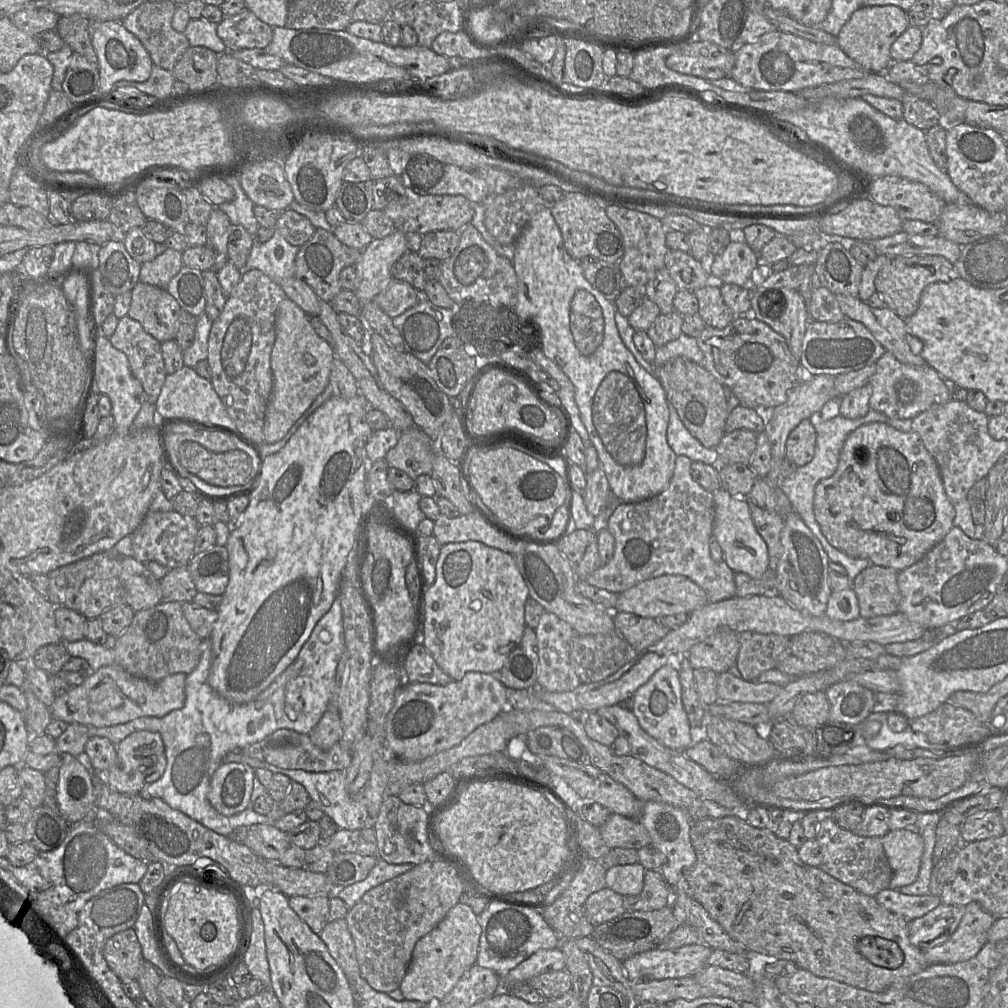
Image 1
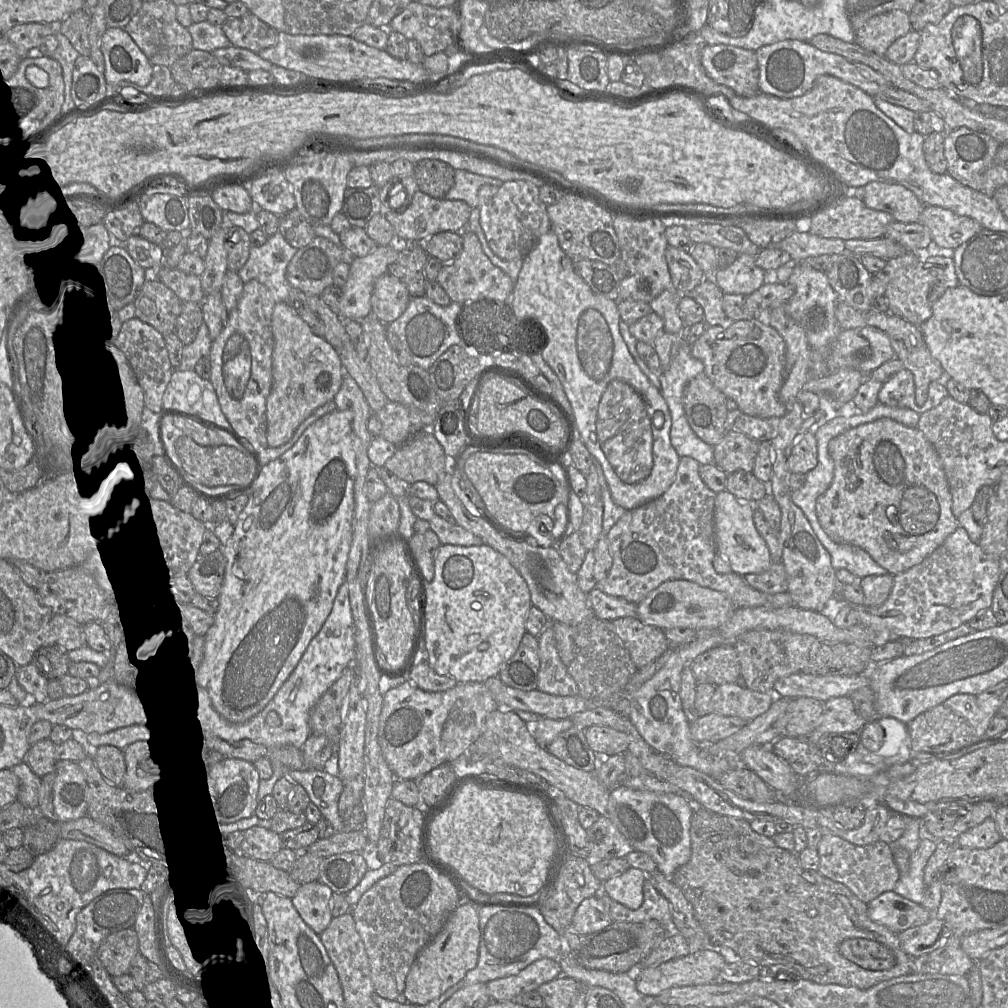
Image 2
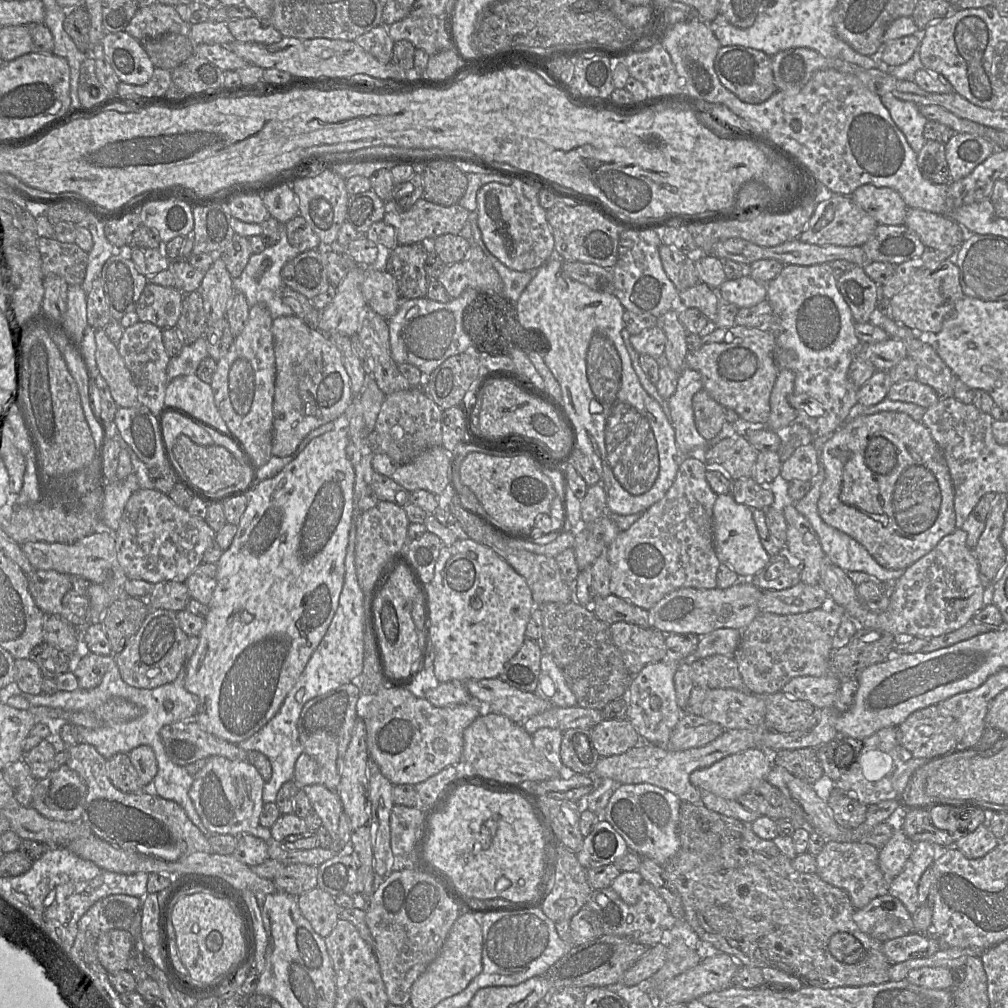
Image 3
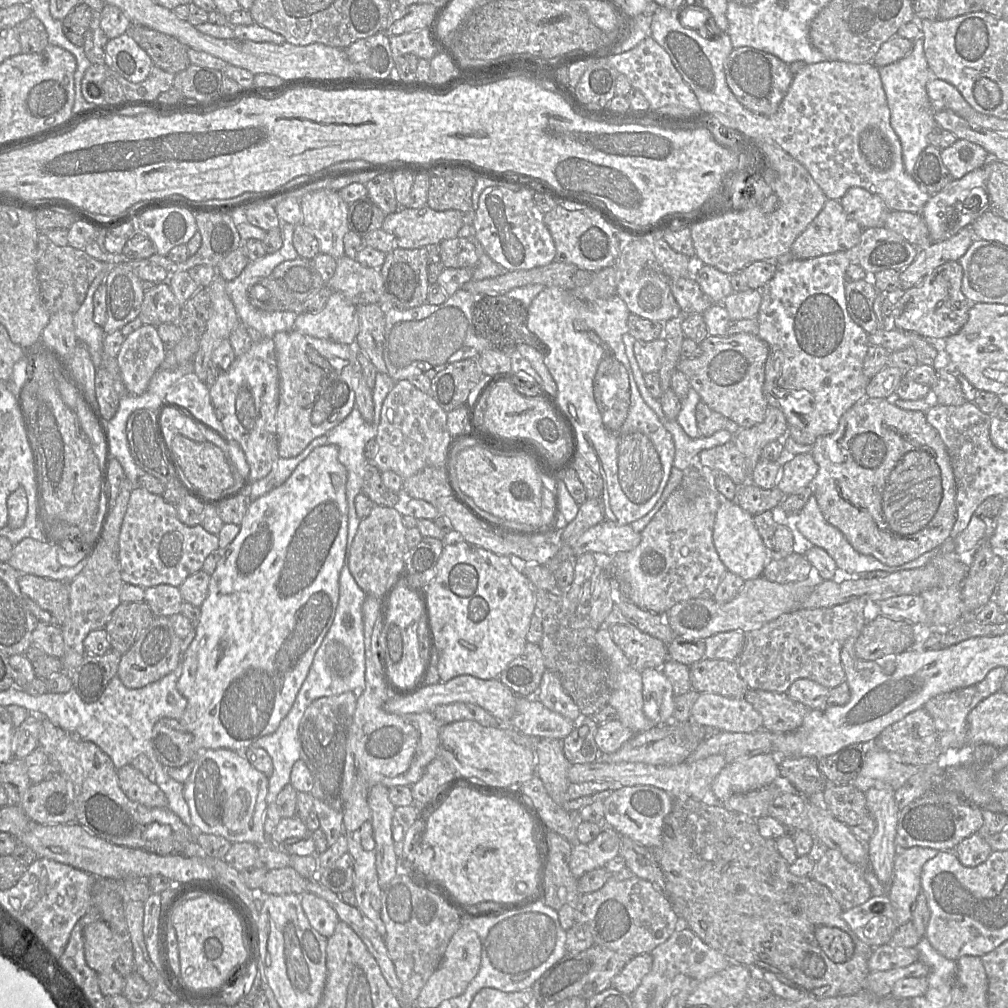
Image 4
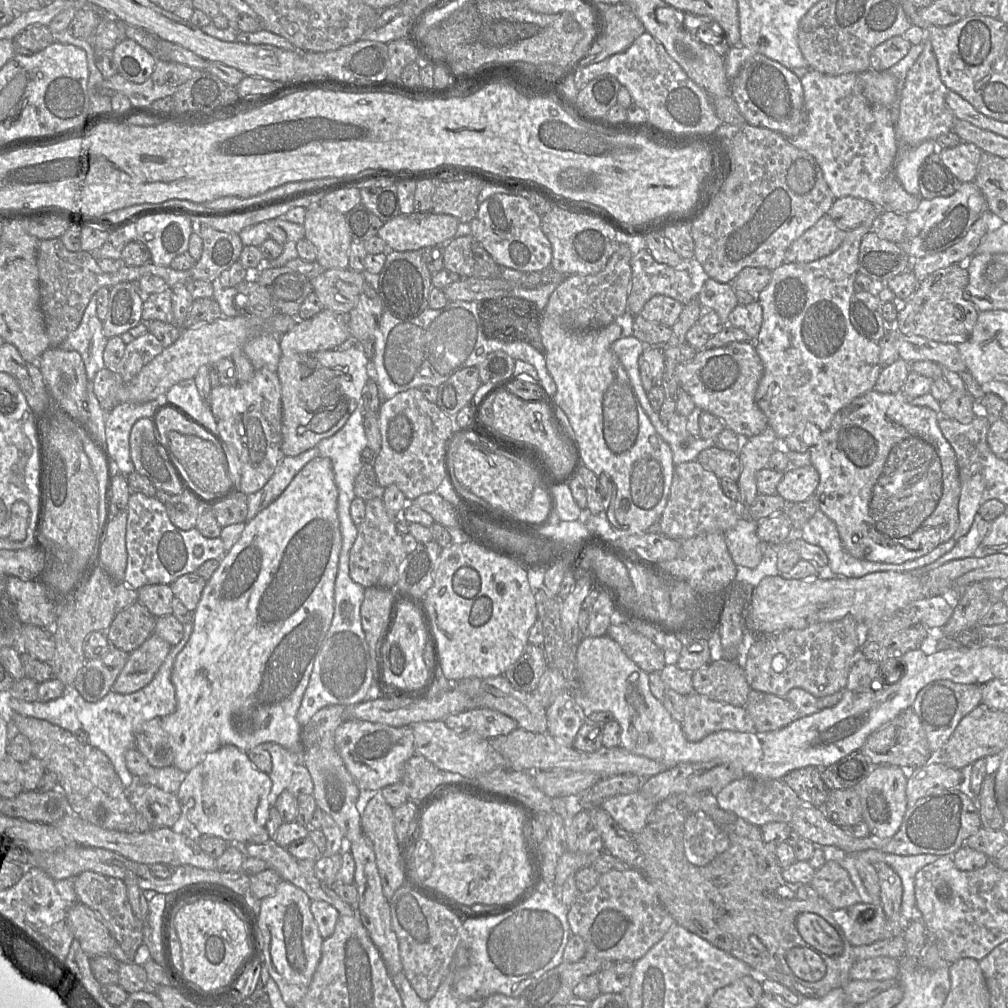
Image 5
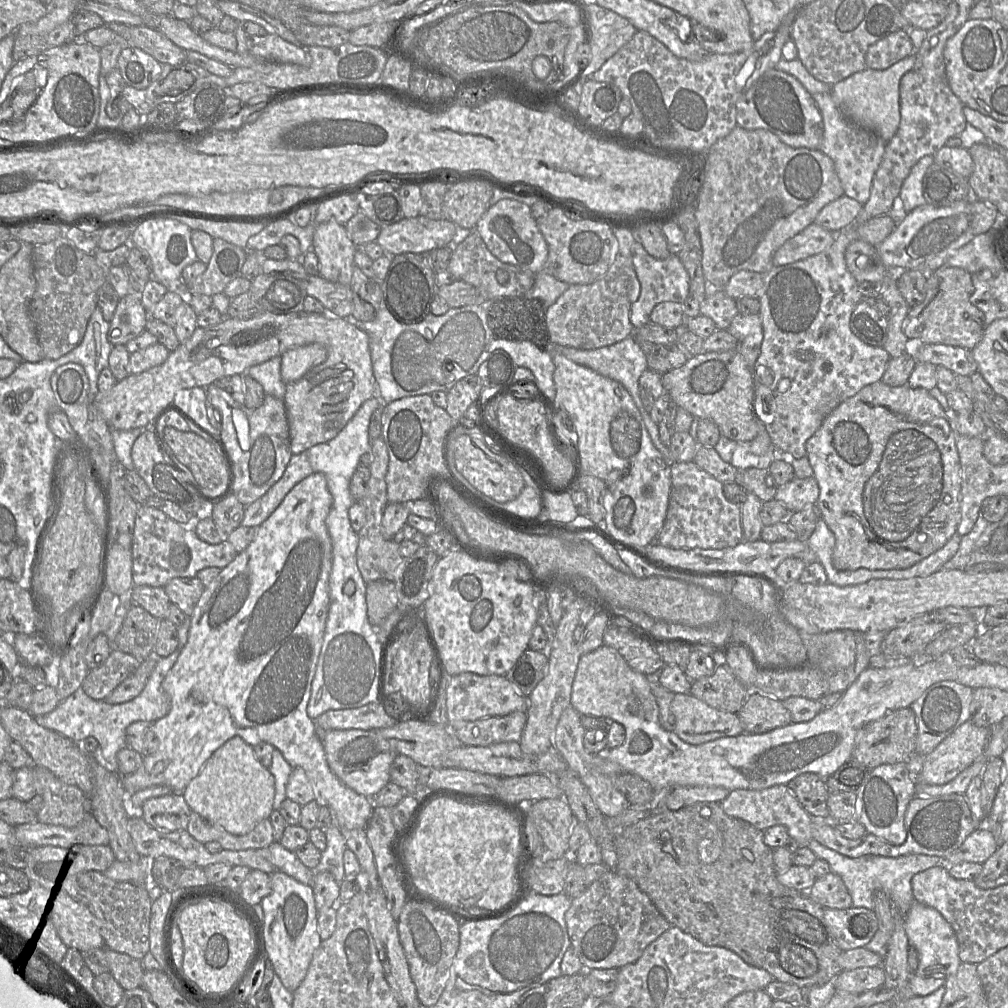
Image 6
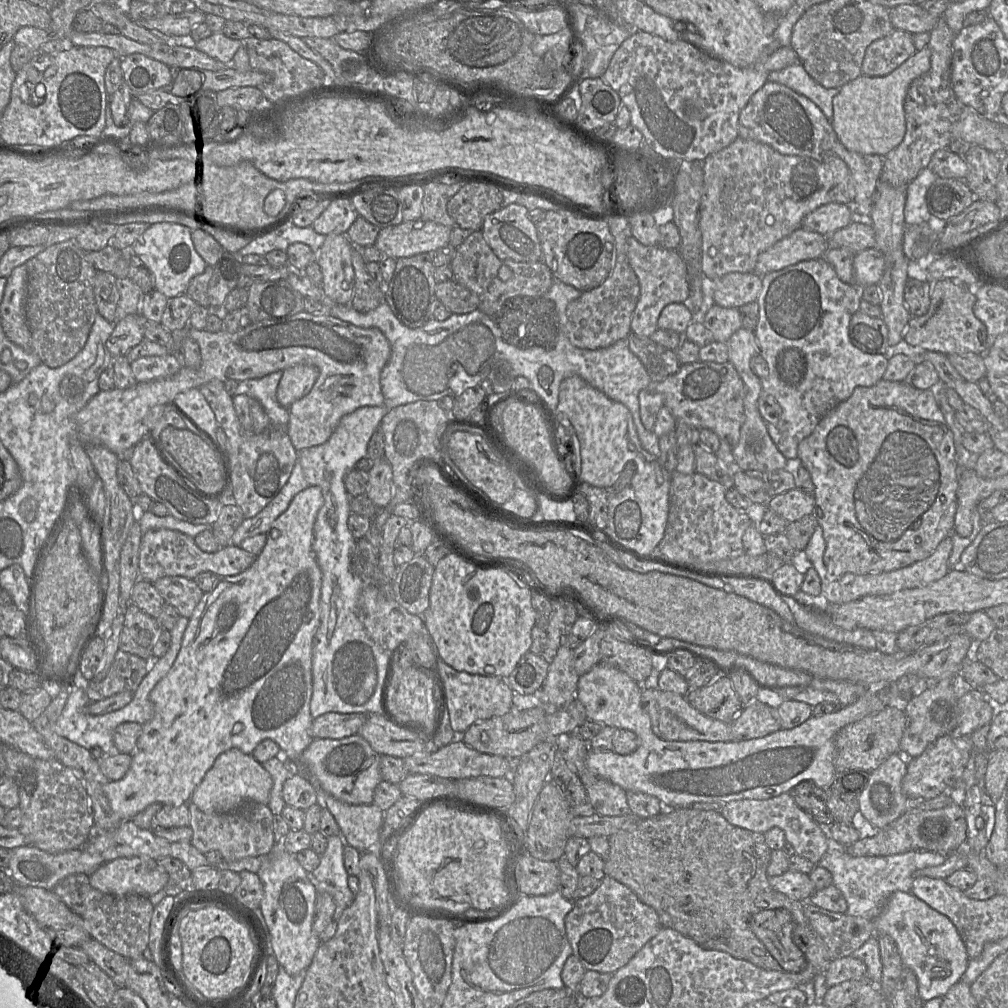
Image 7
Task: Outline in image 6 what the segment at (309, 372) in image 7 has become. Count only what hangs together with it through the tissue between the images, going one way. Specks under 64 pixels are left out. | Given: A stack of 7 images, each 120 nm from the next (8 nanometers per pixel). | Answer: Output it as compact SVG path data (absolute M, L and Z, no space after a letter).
M311 343L287 350L281 355L281 378L285 384L301 379L328 356L325 346Z

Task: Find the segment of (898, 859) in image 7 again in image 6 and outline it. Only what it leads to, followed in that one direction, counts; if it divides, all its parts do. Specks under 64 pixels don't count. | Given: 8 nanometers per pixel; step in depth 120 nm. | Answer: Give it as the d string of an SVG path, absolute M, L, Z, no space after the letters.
M811 840L808 846L817 858L825 860L829 864L831 871L841 877L852 898L852 907L863 907L874 910L874 893L877 890L882 890L888 895L894 910L897 910L902 915L905 915L909 911L914 902L911 885L912 877L919 872L942 865L944 861L941 857L924 854L909 854L900 857L864 855L851 858L815 840Z

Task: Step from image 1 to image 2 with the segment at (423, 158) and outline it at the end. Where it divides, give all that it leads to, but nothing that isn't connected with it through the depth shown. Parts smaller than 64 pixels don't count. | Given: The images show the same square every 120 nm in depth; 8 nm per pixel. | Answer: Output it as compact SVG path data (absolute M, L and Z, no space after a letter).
M423 159L413 165L419 190L432 198L444 200L454 185L455 169L437 159Z

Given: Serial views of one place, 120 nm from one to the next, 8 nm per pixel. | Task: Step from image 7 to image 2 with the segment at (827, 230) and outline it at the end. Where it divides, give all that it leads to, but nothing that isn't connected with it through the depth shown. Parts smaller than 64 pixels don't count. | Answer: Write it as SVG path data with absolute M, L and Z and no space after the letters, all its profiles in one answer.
M869 182L855 194L867 207L886 212L902 223L918 223L925 207L911 190L897 183Z

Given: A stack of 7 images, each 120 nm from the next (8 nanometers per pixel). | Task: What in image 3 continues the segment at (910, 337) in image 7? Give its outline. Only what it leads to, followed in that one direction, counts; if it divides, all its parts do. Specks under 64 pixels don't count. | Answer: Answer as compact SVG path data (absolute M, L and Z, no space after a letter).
M947 259L938 265L925 265L915 272L909 284L890 299L892 319L916 333L939 333L944 320L953 312L955 304L965 297L959 279L955 259Z

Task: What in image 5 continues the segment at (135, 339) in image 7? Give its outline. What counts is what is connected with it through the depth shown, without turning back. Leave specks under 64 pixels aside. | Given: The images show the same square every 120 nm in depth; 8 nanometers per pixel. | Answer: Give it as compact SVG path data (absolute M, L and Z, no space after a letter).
M121 282L110 288L109 312L103 321L104 335L120 336L142 321L145 296L131 282Z

